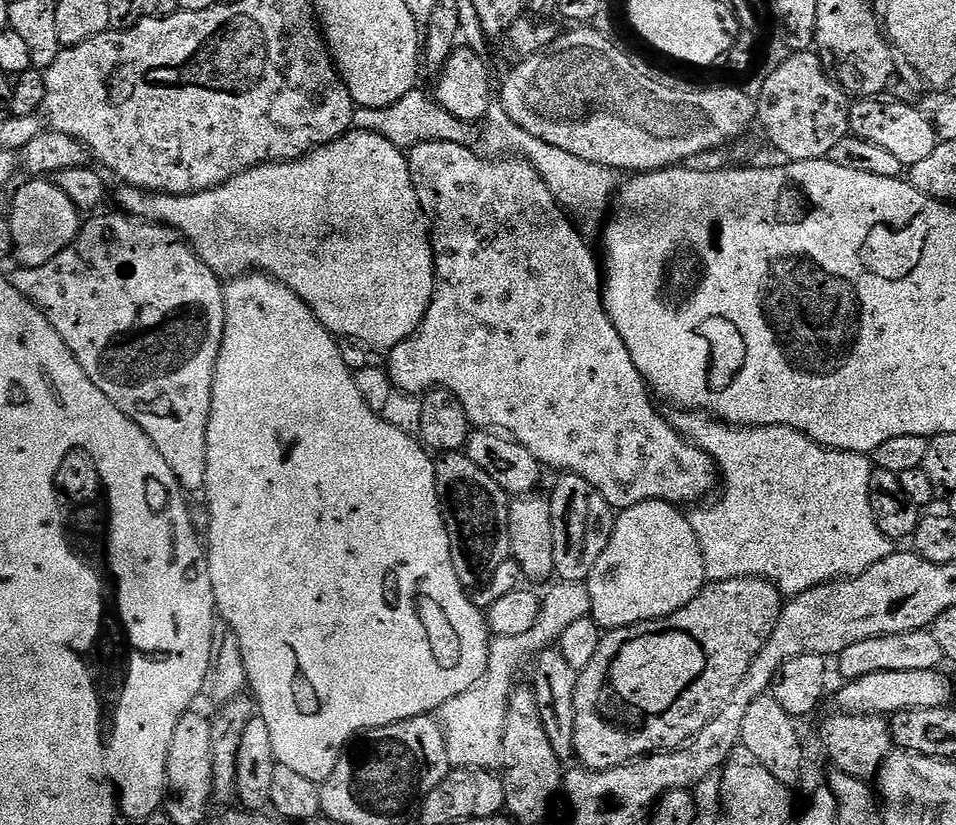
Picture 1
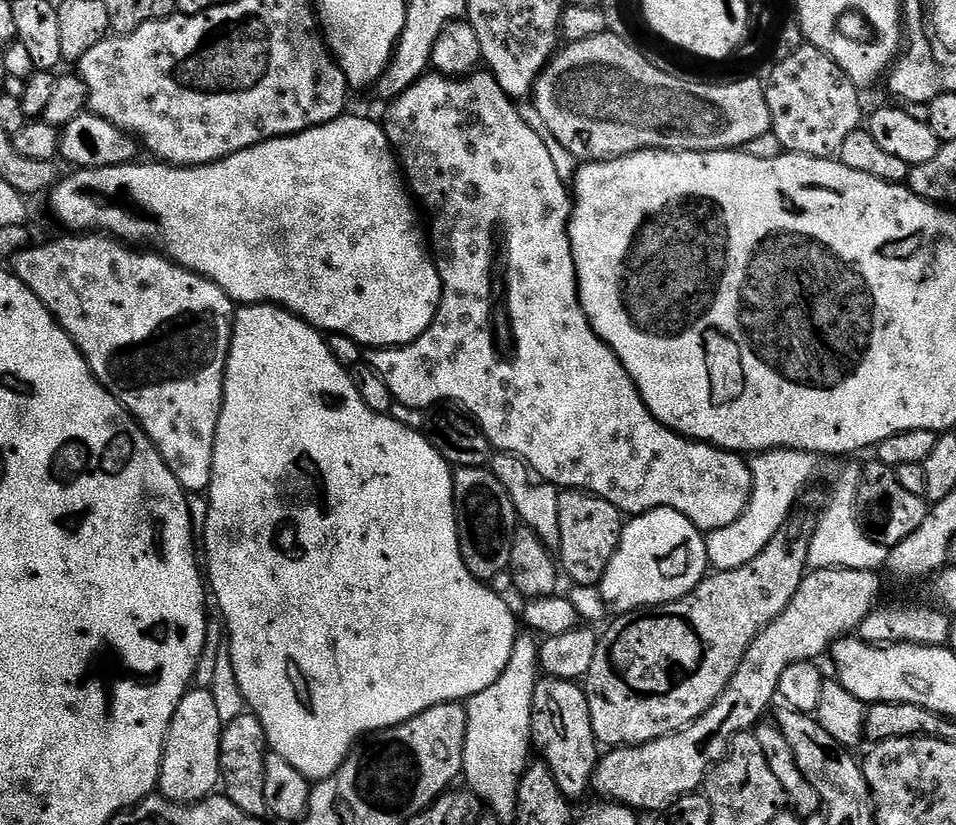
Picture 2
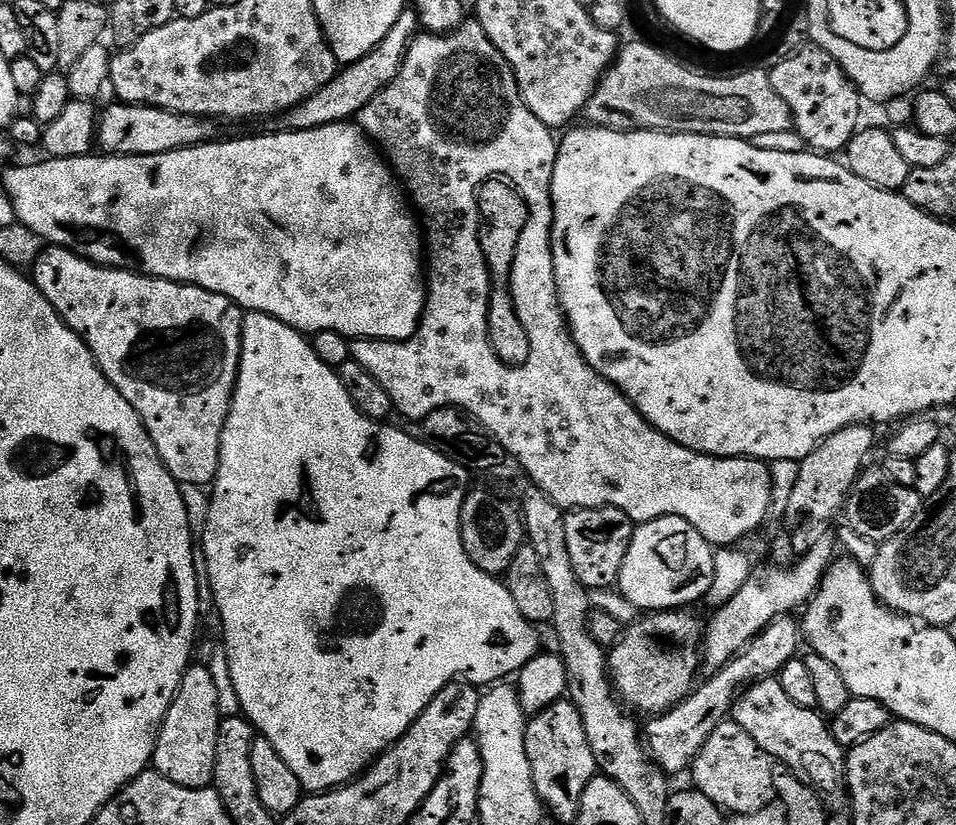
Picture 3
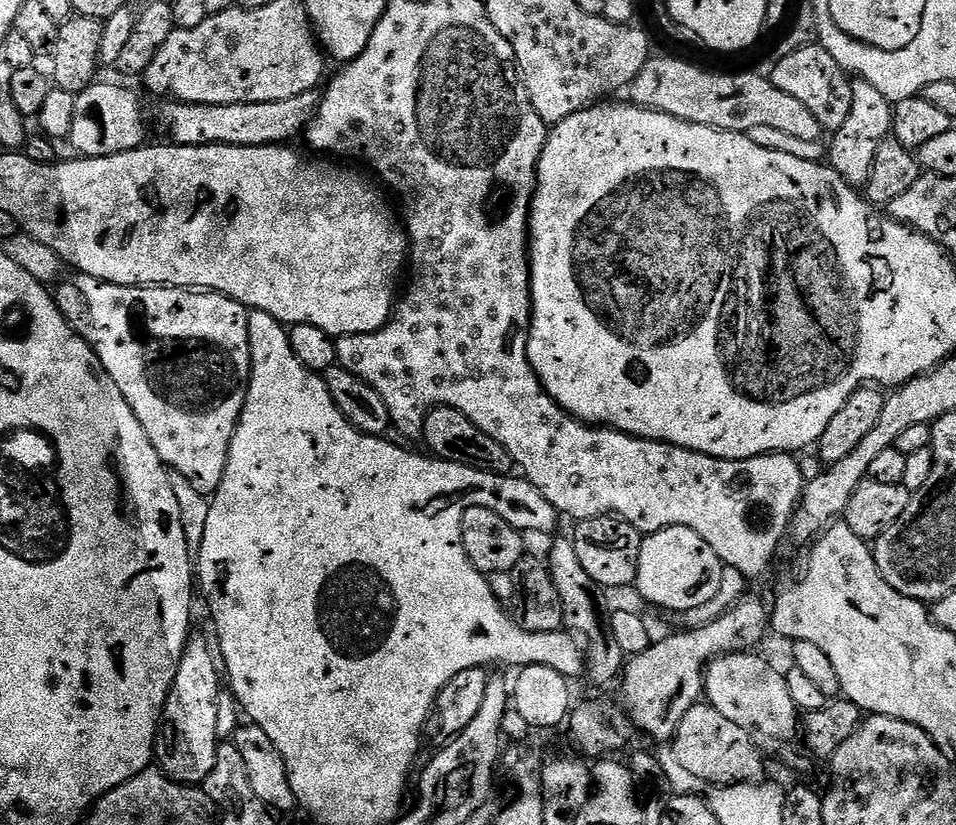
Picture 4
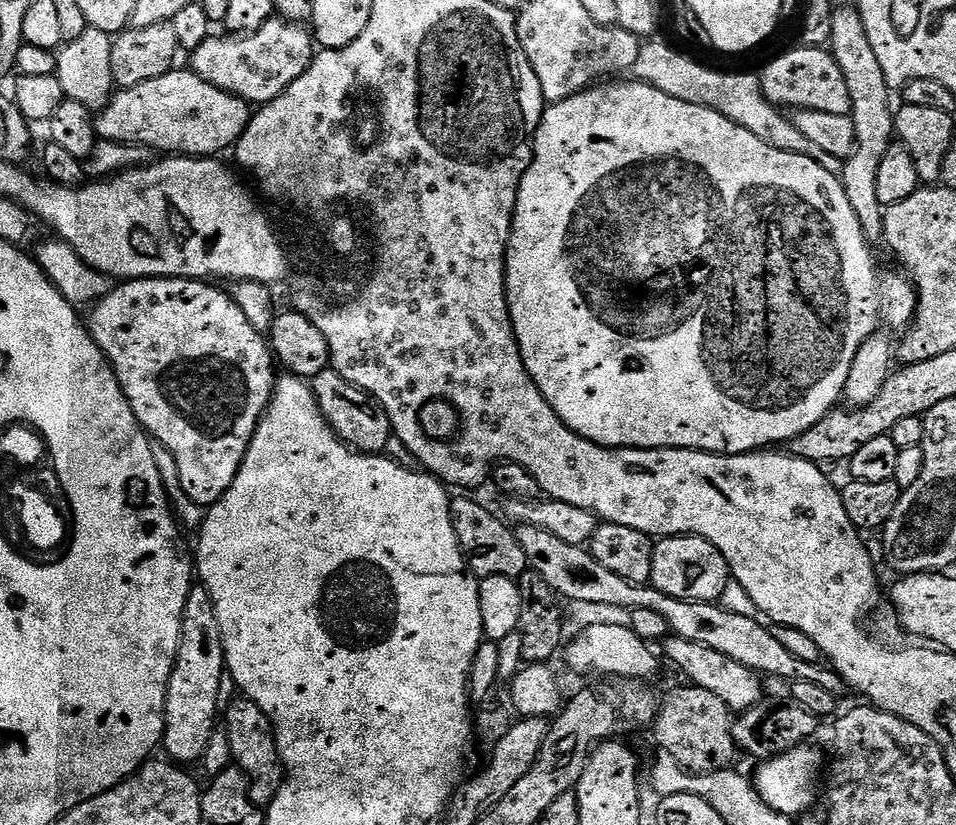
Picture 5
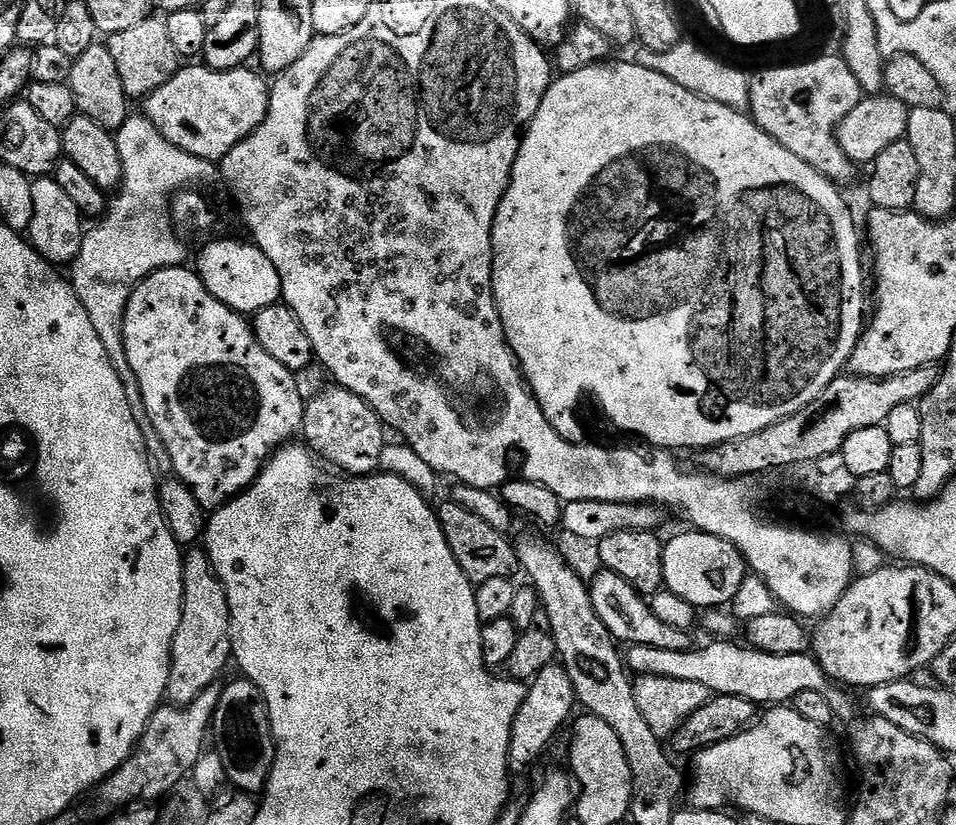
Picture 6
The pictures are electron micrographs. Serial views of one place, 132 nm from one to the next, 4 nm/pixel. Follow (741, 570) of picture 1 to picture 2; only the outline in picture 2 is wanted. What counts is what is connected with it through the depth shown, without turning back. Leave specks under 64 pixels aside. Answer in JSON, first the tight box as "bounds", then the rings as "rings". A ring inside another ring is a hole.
{"bounds":[707,448,889,572],"rings":[[[771,448],[751,457],[752,493],[743,514],[730,526],[707,533],[708,563],[717,572],[746,566],[782,530],[789,516],[793,515],[796,499],[804,487],[816,476],[817,457],[811,452],[799,452],[793,448]],[[859,467],[846,469],[832,488],[828,509],[825,510],[824,517],[819,517],[816,533],[812,535],[810,542],[808,563],[813,569],[849,568],[875,572],[887,565],[889,549],[874,543],[861,528],[860,520],[856,517],[856,491],[860,485],[860,473]]]}

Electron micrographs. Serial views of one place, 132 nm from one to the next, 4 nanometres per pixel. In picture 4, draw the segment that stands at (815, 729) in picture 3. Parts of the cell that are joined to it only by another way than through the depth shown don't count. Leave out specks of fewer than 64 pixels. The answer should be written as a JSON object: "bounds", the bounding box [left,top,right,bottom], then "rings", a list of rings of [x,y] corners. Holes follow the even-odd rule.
{"bounds":[704,650,805,768],"rings":[[[749,650],[715,656],[704,670],[704,696],[718,714],[734,722],[734,726],[742,726],[742,730],[751,732],[757,748],[765,757],[777,756],[782,763],[800,768],[804,764],[805,753],[801,741],[800,744],[796,741],[796,727],[799,724],[801,727],[802,720],[790,698],[784,672],[756,654]]]}

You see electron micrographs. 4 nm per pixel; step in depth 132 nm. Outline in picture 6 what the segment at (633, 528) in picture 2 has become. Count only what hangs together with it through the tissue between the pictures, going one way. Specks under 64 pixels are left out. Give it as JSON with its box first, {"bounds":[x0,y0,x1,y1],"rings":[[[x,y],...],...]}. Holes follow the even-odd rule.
{"bounds":[664,530,746,610],"rings":[[[687,530],[664,546],[664,588],[686,598],[697,610],[720,610],[731,605],[746,575],[744,555],[714,534]]]}

